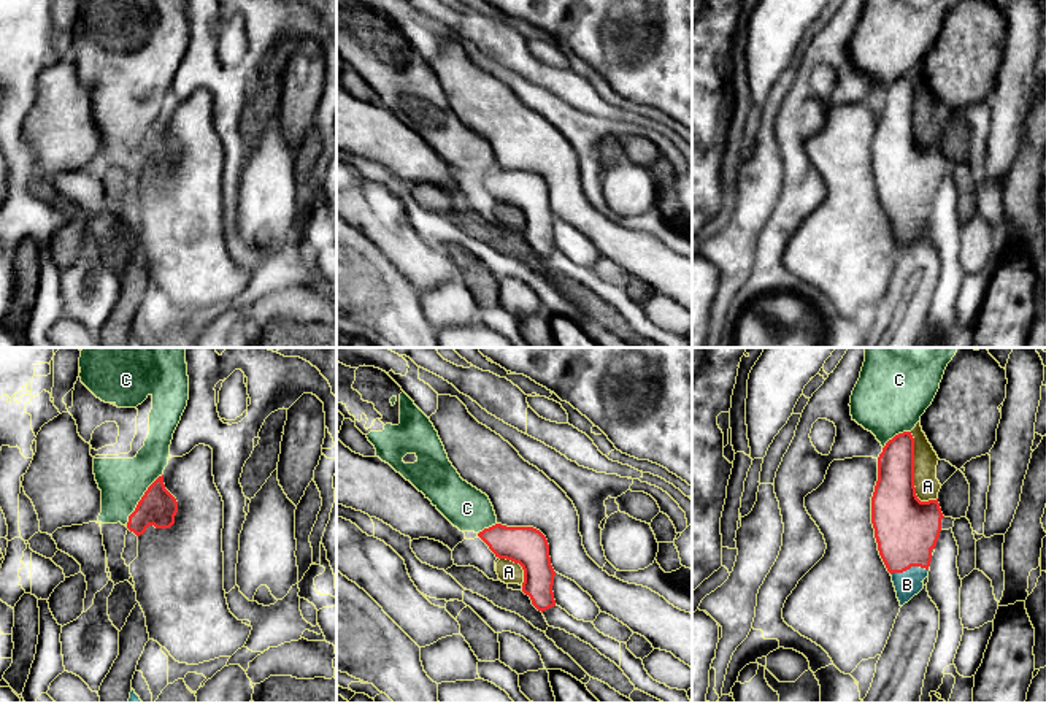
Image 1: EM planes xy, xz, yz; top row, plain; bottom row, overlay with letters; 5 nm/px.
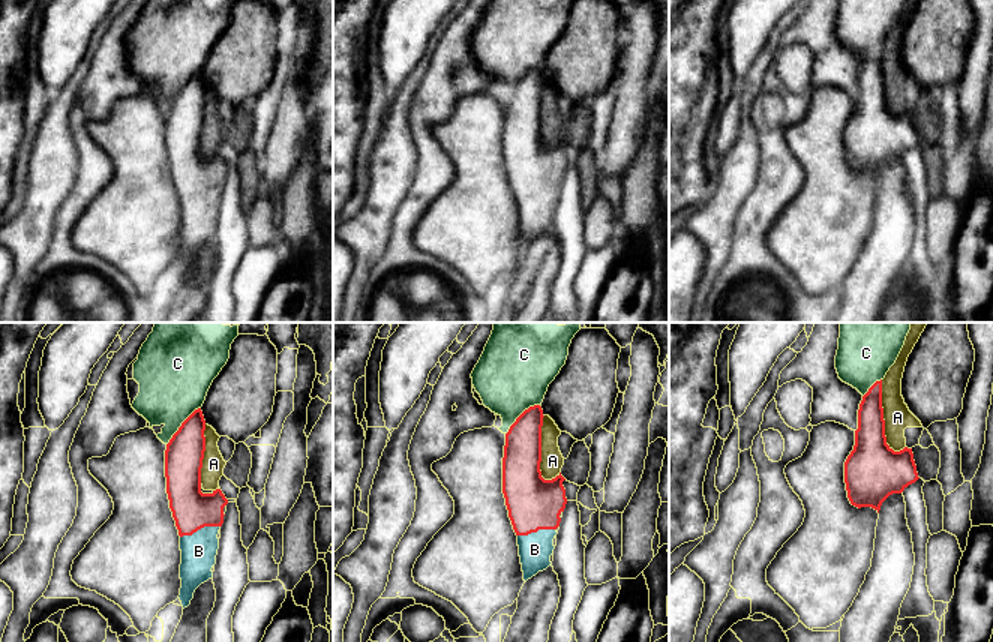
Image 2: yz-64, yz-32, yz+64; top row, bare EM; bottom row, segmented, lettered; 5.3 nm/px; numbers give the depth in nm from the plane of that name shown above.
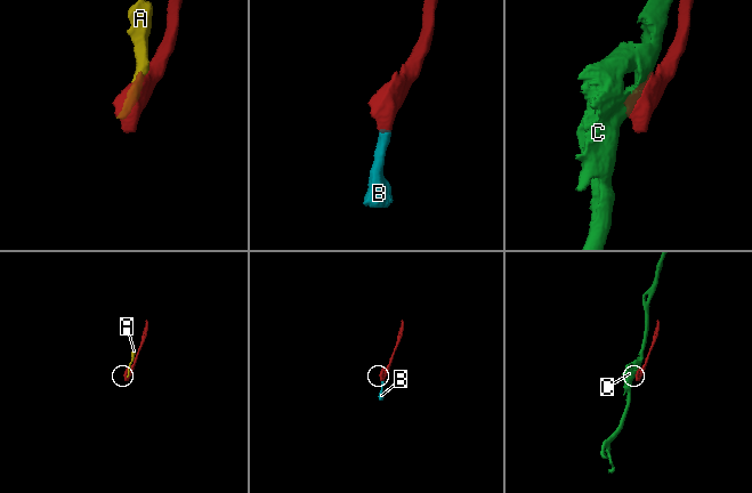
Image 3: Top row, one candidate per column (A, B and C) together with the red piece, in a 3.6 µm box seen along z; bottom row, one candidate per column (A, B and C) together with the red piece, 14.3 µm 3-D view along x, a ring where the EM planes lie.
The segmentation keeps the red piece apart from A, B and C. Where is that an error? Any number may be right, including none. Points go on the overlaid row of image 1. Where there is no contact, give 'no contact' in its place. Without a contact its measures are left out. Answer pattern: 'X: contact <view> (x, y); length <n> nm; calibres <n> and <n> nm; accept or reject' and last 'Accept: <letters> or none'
A: contact yz (913, 473); length 380 nm; calibres 280 and 120 nm; reject
B: contact yz (908, 568); length 190 nm; calibres 320 and 130 nm; accept
C: contact xy (140, 500); length 320 nm; calibres 190 and 240 nm; reject
Accept: B

